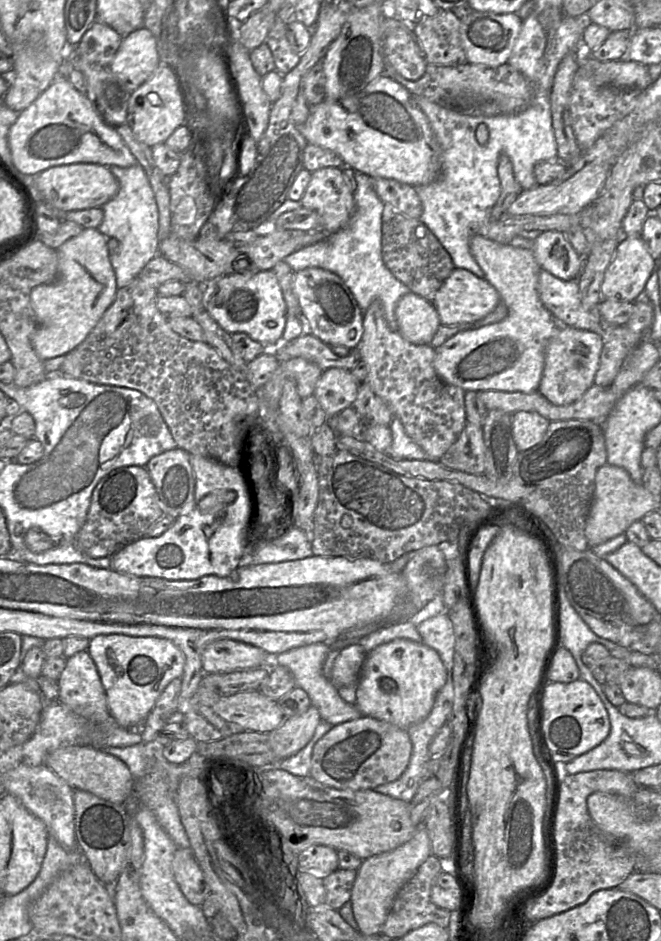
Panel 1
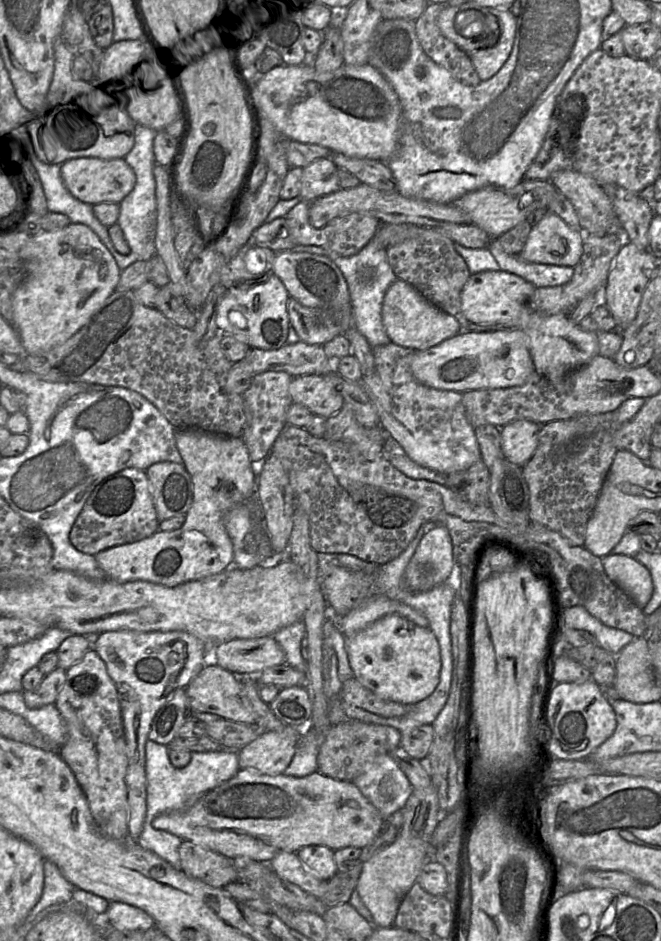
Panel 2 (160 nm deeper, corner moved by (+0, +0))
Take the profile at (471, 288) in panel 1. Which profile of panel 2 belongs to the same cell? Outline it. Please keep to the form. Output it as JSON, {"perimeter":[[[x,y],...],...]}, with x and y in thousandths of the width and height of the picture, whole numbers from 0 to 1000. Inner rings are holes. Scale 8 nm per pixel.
{"perimeter":[[[758,287],[713,291],[697,310],[697,329],[714,344],[755,344],[787,350],[797,359],[797,369],[811,396],[832,403],[844,403],[906,377],[905,361],[899,353],[880,350],[874,344],[867,343],[856,334],[825,335],[806,330],[797,321],[809,307],[791,295]]]}

